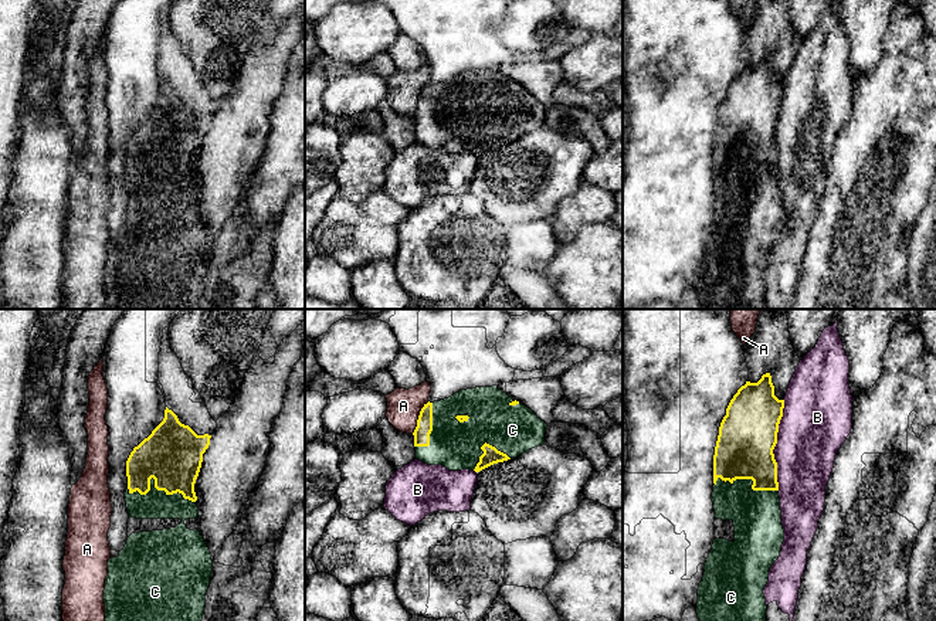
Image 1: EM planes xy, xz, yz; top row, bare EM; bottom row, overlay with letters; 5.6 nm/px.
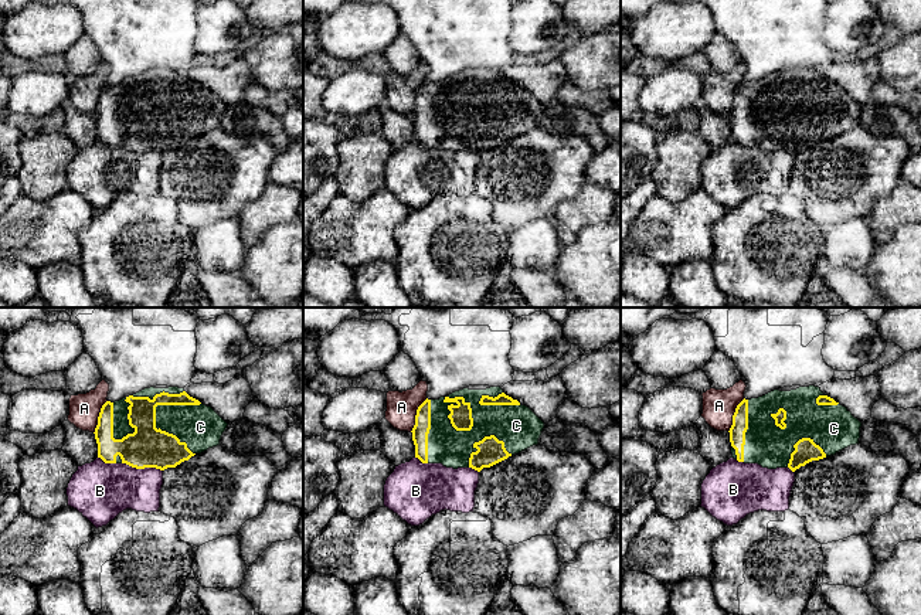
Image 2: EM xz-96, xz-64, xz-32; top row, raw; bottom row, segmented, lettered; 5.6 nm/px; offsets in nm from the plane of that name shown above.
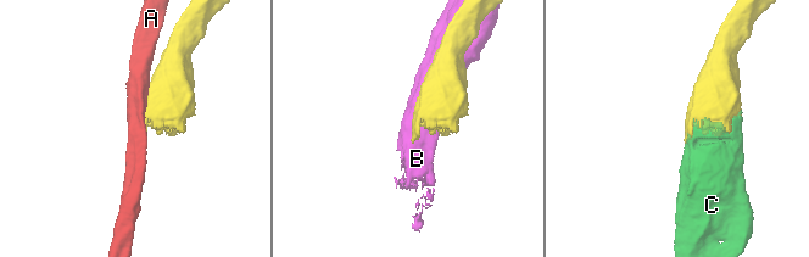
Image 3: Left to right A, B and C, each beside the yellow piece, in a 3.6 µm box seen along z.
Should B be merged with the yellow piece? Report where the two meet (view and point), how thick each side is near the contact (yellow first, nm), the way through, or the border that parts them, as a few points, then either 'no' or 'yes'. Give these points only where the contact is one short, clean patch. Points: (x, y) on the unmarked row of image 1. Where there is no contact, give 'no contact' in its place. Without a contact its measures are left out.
yz (775, 128) | 340/380 nm | no

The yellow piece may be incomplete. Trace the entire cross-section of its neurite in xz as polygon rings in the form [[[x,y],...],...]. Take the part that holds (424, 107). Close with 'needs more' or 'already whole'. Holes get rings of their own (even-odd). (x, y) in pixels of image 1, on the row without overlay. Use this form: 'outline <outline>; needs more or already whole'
outline [[[498,68],[467,71],[424,86],[413,115],[416,142],[479,155],[543,128],[546,109]]]; needs more

